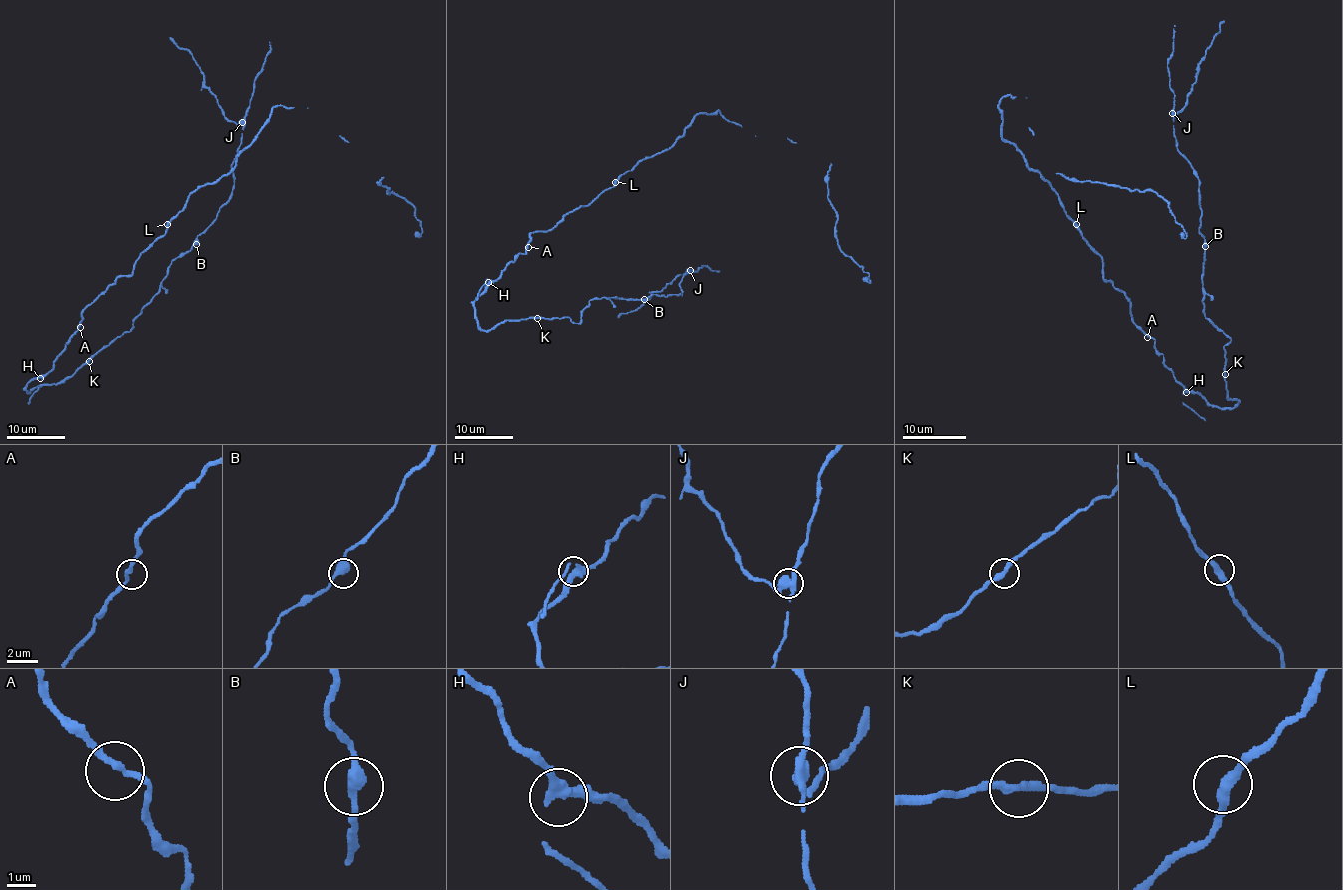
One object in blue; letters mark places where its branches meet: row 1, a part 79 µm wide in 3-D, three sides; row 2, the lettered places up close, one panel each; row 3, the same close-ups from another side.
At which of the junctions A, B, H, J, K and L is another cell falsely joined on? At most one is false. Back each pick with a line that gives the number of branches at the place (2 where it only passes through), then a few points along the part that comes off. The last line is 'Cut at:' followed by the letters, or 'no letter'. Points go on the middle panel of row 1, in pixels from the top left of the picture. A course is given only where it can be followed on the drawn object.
J: 2 | (691, 270), (653, 292), (634, 311), (618, 317)
Cut at: J

